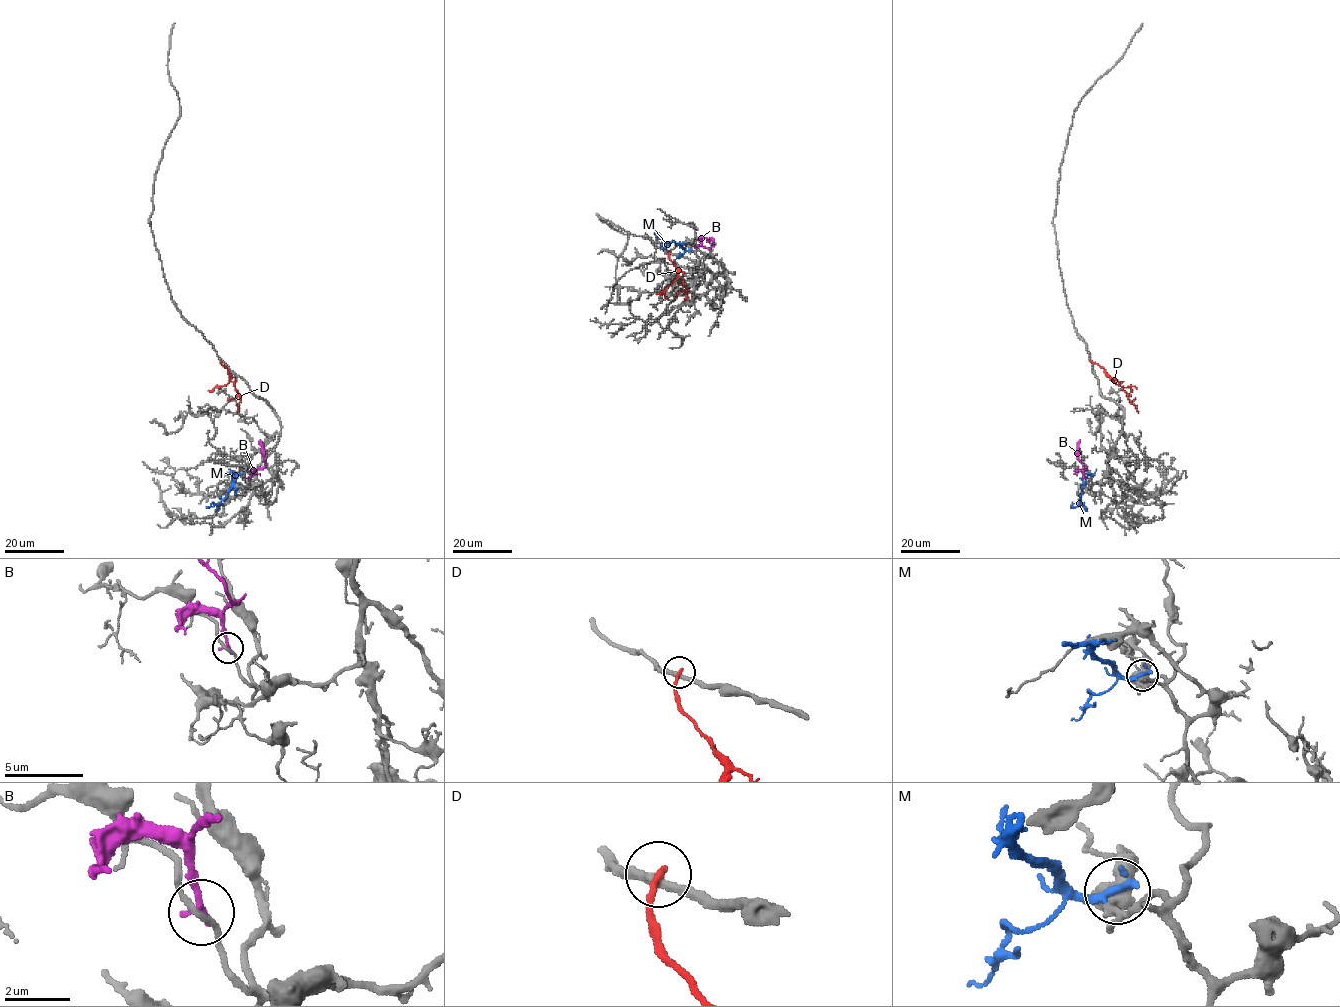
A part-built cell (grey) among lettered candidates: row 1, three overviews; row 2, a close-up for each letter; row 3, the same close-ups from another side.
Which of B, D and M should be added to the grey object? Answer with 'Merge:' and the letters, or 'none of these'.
Merge: none of these

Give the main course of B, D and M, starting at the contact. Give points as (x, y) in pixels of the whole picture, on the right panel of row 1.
B: (1084, 477), (1086, 469), (1077, 455), (1080, 440)
D: (1090, 361), (1098, 364), (1117, 381), (1138, 412)
M: (1088, 474), (1080, 504), (1075, 507), (1072, 502)

